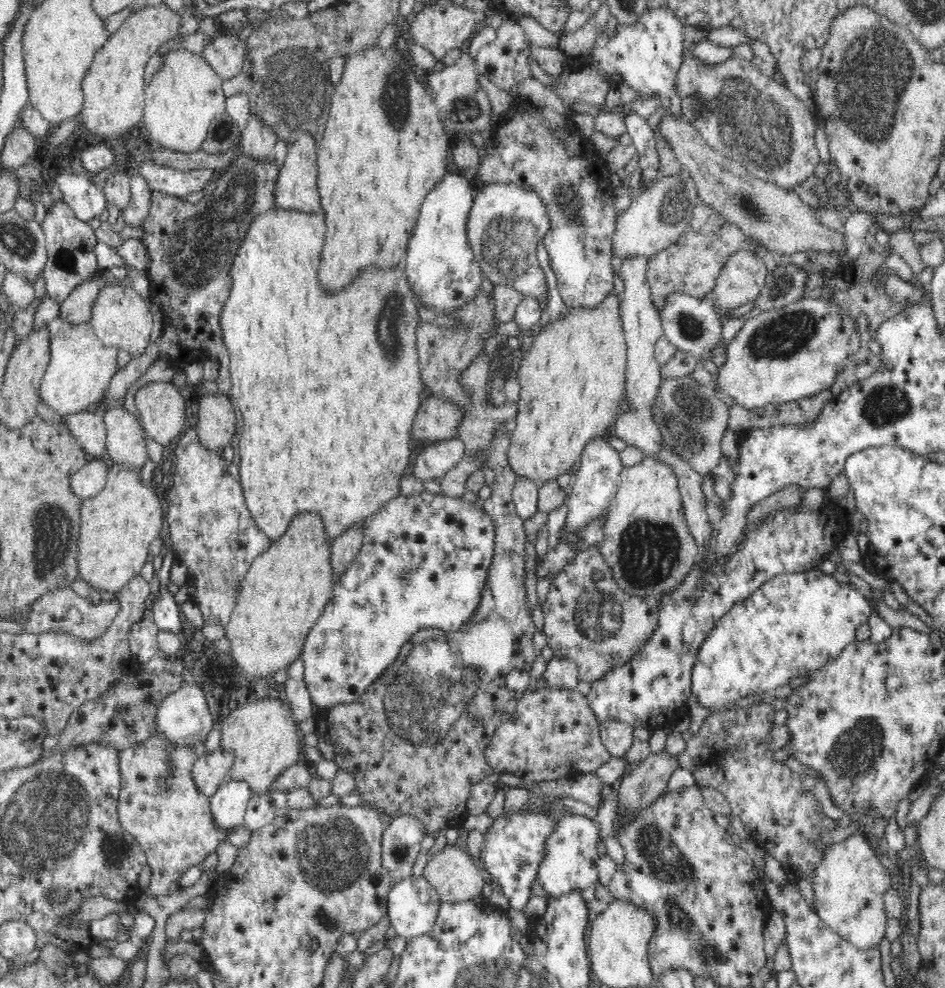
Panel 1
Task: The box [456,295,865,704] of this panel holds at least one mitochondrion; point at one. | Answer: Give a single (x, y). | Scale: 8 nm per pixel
(649, 551)

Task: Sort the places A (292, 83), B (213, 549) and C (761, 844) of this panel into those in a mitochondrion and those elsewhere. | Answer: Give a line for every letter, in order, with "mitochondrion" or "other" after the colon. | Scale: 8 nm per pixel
A: mitochondrion
B: mitochondrion
C: other

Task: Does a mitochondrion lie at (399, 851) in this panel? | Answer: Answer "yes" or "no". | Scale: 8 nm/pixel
yes

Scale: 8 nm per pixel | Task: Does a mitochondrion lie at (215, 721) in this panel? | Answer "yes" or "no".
no

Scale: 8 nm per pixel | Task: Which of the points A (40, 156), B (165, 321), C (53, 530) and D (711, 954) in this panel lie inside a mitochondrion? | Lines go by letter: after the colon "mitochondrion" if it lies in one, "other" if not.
A: other
B: other
C: mitochondrion
D: mitochondrion

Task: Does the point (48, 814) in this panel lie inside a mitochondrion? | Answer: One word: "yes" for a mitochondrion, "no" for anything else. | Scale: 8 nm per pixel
yes

